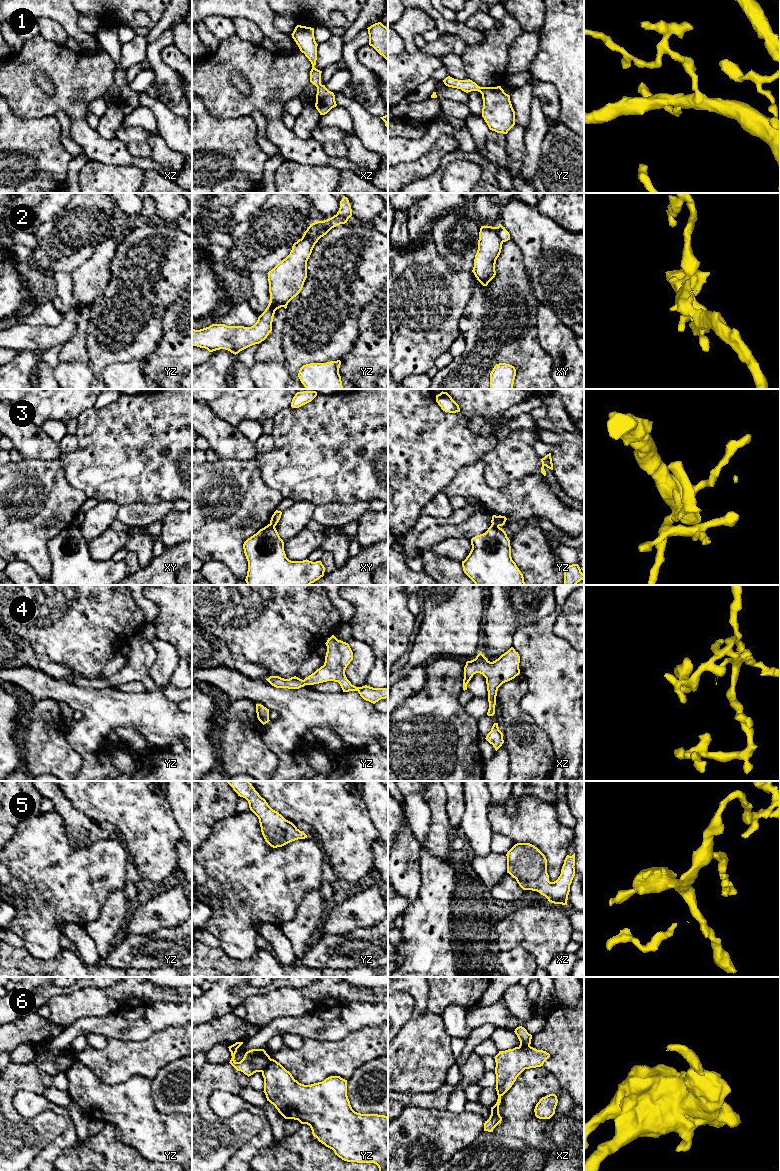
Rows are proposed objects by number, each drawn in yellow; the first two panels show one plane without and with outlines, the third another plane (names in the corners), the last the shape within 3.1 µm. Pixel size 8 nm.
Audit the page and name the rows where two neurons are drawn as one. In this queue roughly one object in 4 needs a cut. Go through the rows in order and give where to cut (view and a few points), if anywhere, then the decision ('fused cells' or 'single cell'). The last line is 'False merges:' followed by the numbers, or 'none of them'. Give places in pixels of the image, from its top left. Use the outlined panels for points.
1: cut none; single cell
2: cut yz (326, 220), (326, 229), (321, 234), (301, 239); fused cells
3: cut yz (492, 523), (498, 526); fused cells
4: cut none; single cell
5: cut none; single cell
6: cut yz (270, 1058), (267, 1065), (261, 1071); fused cells
False merges: 2, 3, 6

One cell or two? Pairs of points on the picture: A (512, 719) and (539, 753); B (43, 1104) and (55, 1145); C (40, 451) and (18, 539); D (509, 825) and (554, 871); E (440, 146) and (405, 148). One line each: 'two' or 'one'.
A: one
B: one
C: two
D: one
E: two

